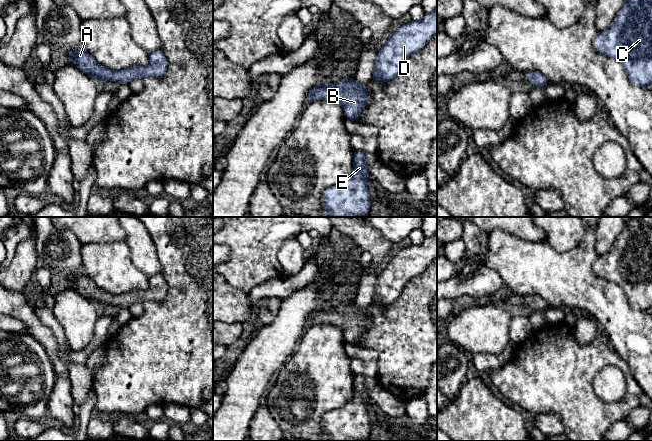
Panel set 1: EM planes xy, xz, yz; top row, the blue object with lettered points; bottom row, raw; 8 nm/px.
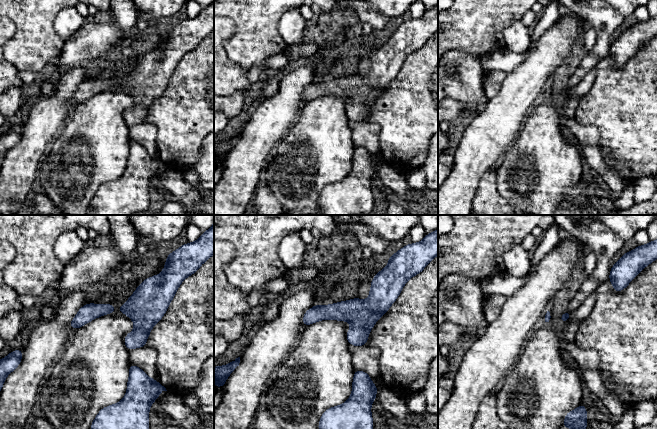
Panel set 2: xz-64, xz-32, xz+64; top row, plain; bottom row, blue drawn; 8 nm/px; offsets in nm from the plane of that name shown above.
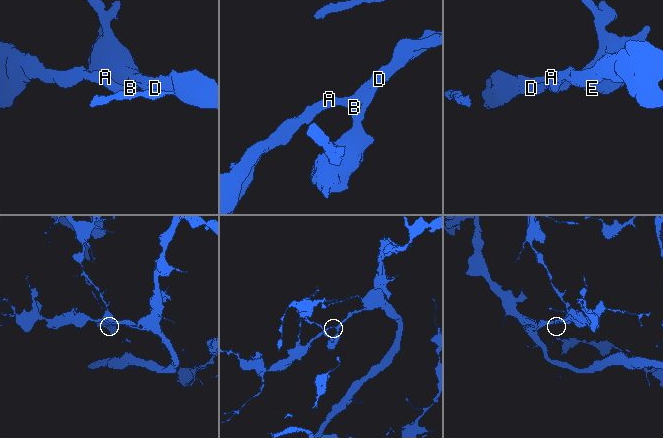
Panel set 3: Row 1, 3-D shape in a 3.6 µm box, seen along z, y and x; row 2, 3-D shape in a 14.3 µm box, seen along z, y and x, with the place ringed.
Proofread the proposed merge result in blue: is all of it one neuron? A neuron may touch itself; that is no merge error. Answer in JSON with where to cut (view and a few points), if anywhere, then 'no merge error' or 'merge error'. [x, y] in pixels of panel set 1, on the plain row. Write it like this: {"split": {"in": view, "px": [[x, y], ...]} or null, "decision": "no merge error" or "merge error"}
{"split": null, "decision": "no merge error"}

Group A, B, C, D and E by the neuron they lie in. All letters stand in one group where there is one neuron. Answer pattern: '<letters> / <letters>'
A B C D E

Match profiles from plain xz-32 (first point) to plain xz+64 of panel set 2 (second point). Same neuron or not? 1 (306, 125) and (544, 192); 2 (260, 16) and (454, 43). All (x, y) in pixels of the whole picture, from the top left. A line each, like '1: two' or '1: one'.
1: one
2: one

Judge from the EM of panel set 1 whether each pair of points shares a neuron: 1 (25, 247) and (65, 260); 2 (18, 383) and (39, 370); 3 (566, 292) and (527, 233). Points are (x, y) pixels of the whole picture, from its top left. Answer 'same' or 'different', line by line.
1: different
2: same
3: different

